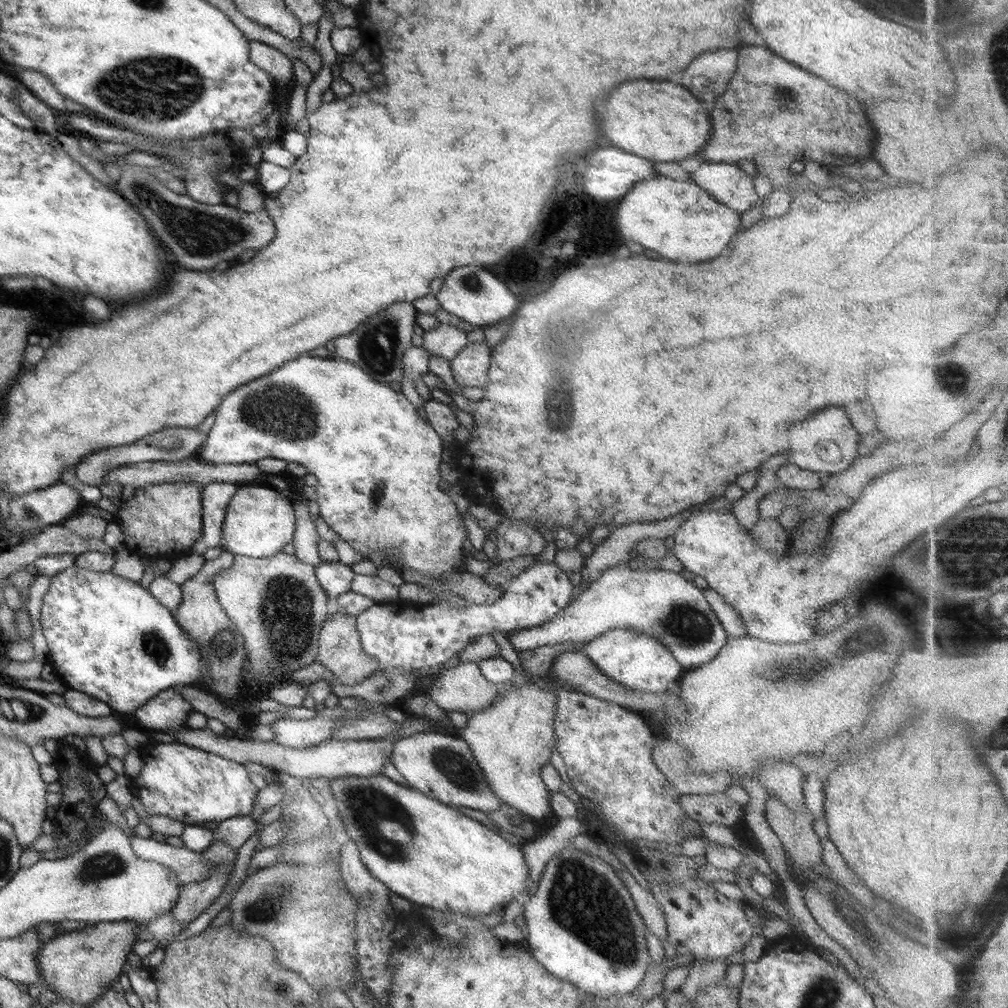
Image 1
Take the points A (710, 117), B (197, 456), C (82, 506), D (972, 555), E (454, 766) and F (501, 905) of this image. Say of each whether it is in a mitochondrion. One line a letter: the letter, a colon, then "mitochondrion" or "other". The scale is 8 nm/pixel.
A: other
B: other
C: other
D: mitochondrion
E: mitochondrion
F: other

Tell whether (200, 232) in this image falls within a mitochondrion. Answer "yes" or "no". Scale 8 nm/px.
yes

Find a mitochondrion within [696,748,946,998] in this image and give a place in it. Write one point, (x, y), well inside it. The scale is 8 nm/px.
(849, 913)

